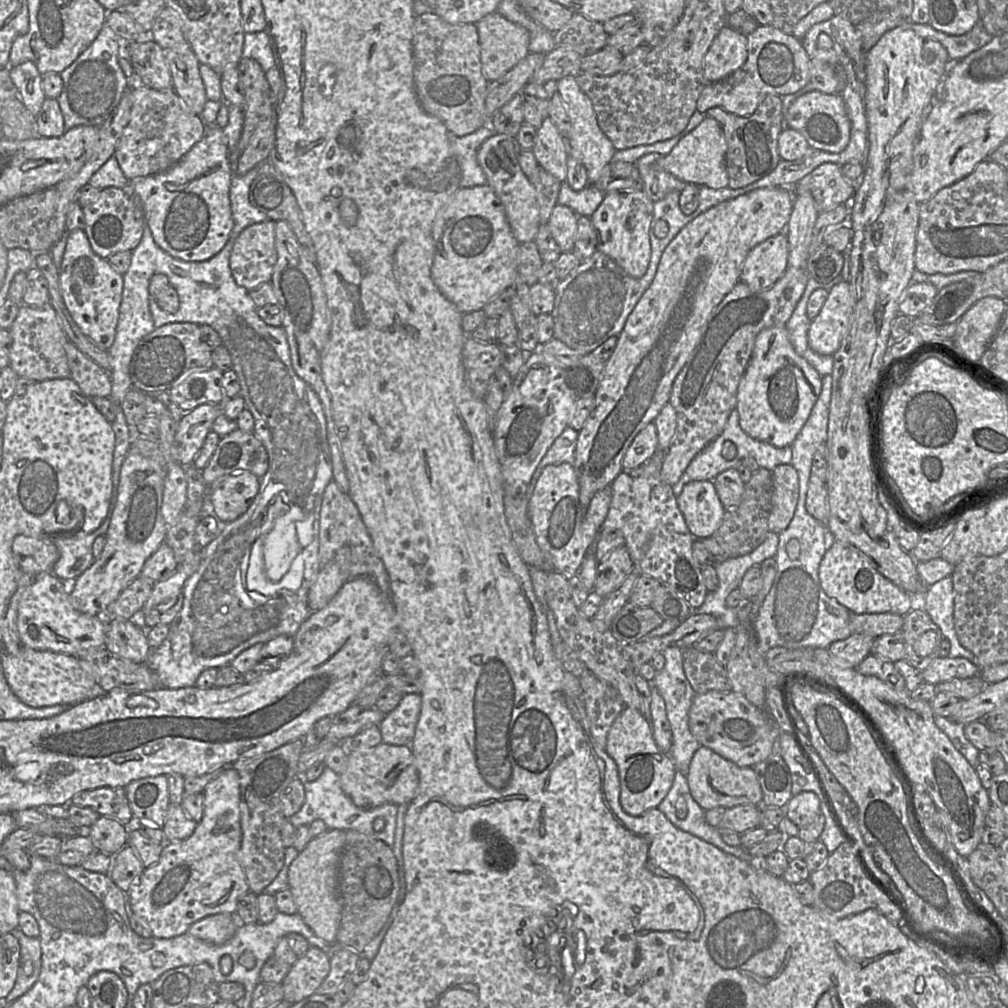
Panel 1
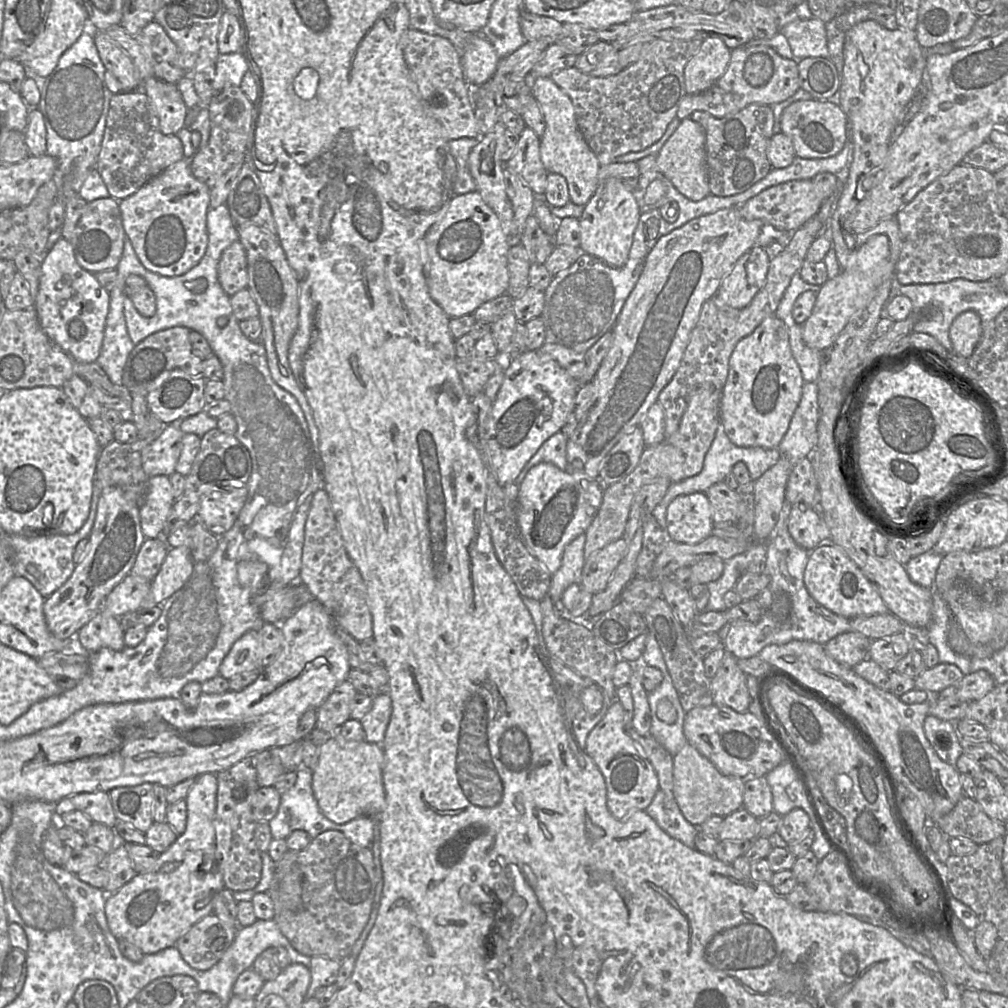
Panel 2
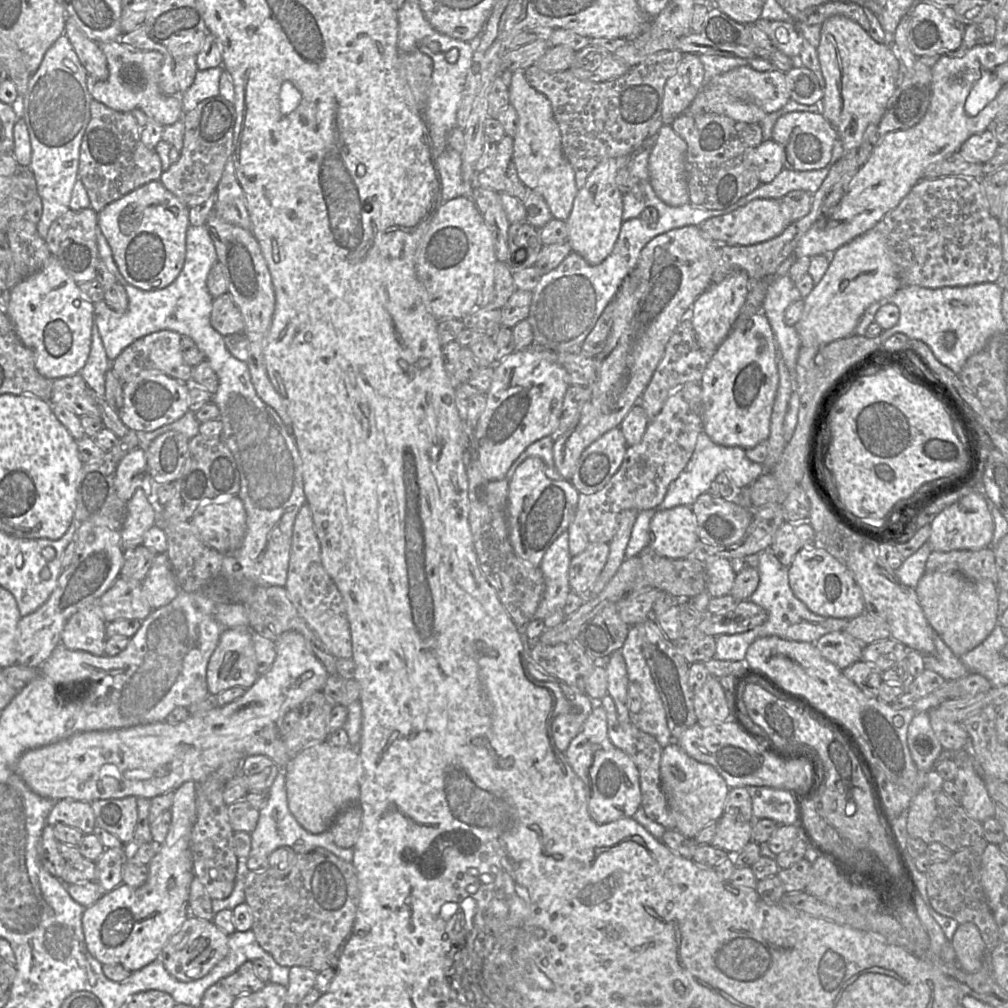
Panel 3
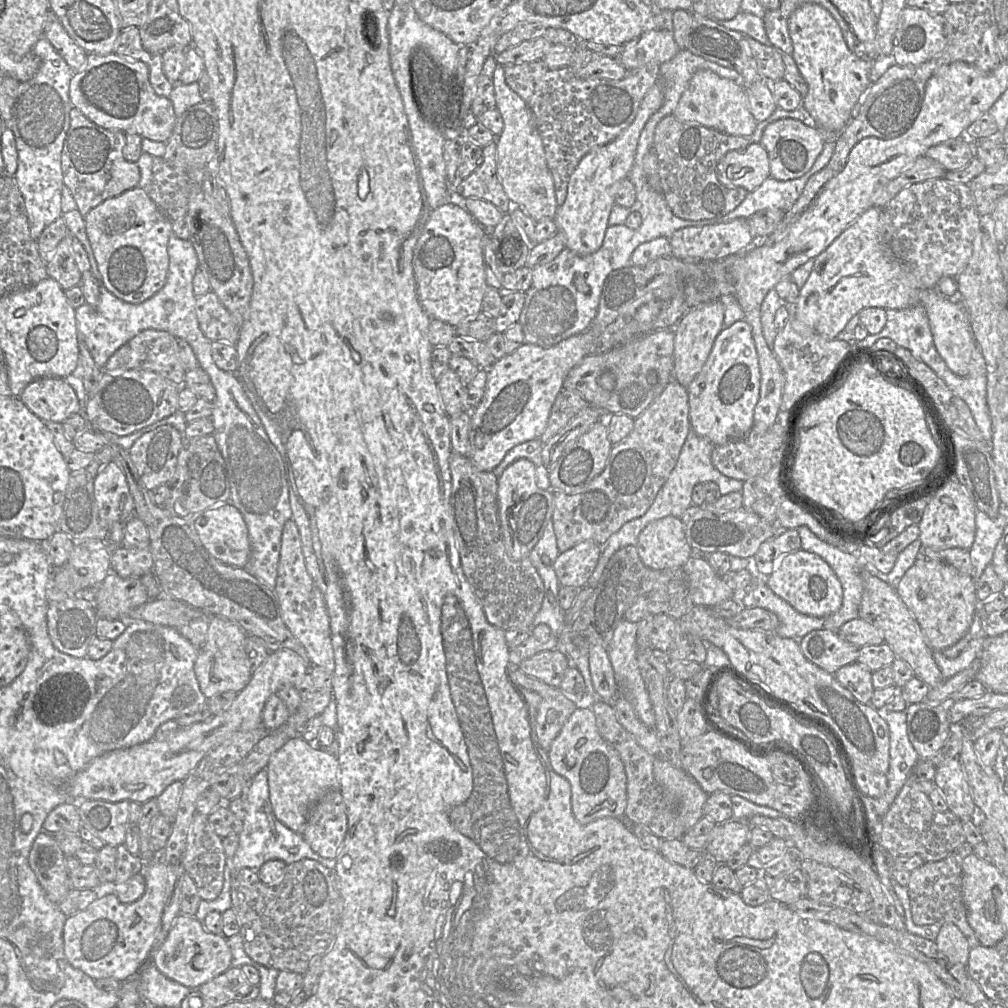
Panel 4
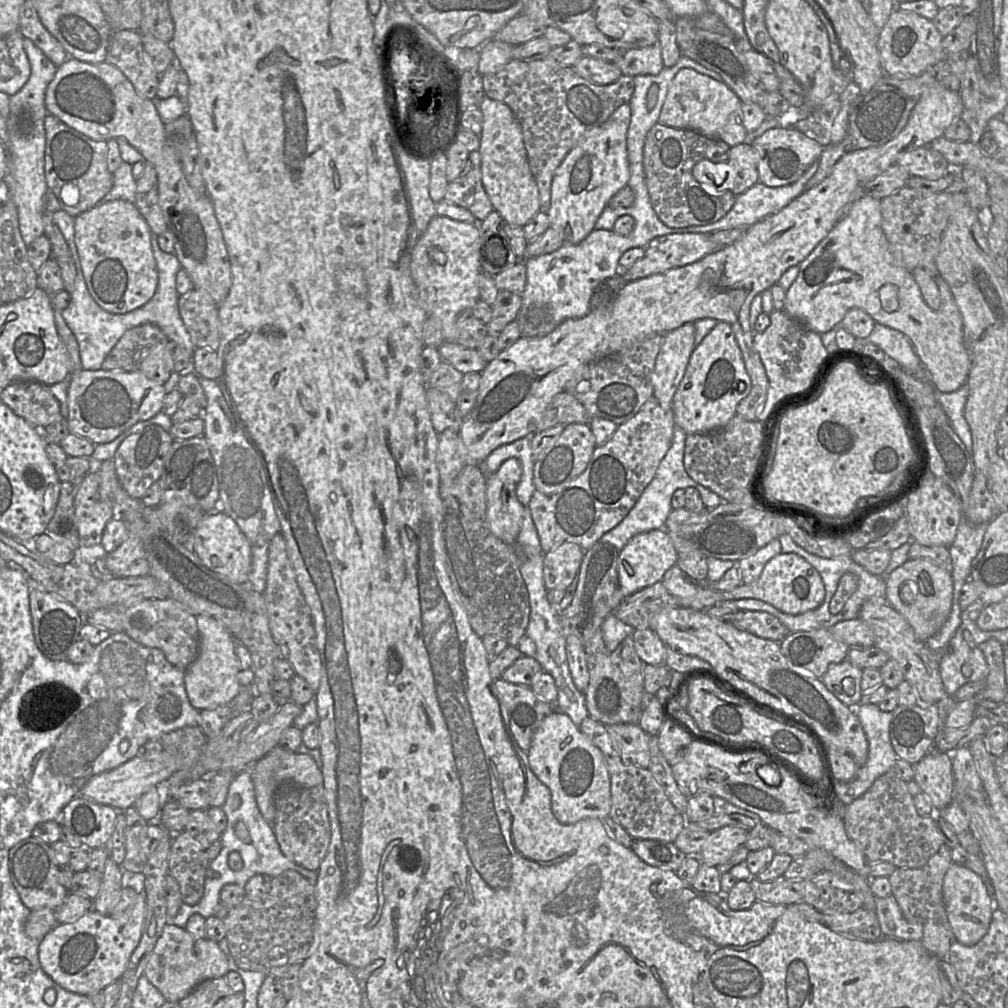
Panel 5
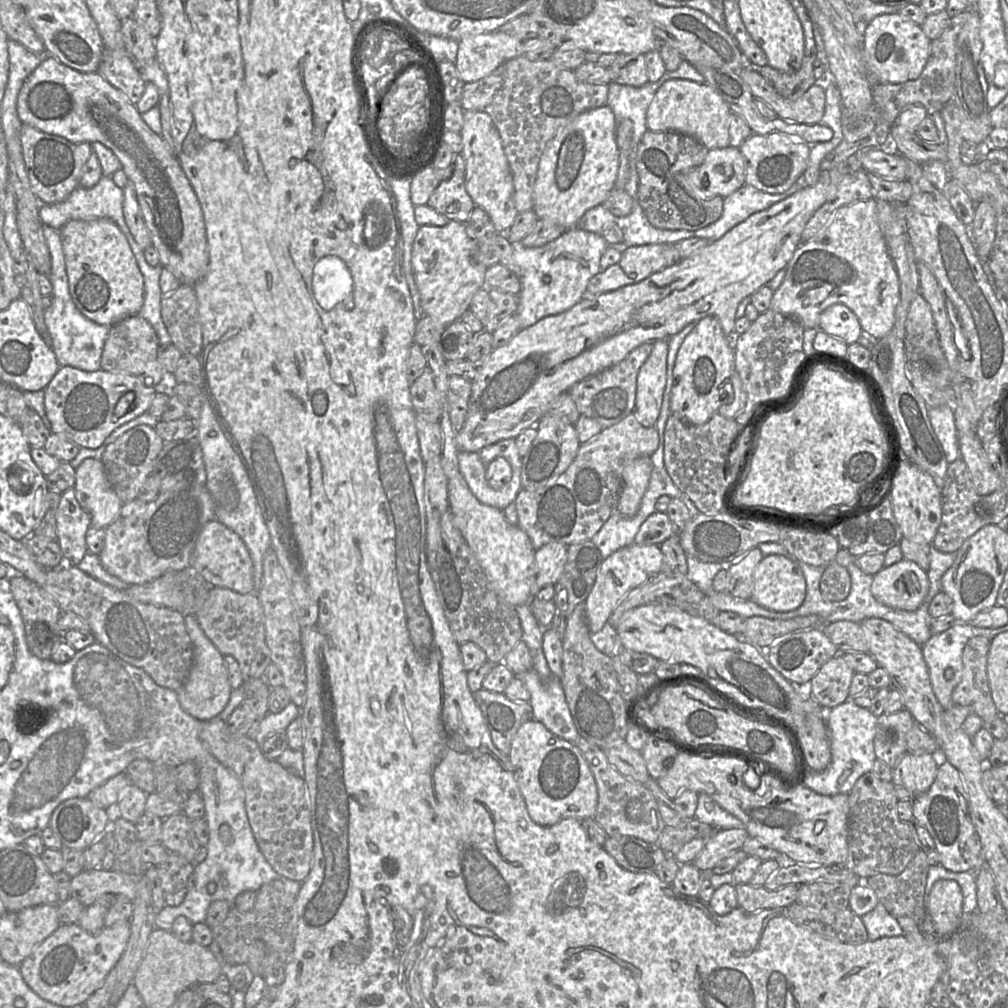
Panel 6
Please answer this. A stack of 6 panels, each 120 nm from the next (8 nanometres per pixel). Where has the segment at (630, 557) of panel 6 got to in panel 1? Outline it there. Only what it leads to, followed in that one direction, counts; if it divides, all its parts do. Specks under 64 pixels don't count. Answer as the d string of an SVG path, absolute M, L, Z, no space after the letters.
M710 480L685 485L677 496L677 505L689 531L698 539L712 536L726 512Z

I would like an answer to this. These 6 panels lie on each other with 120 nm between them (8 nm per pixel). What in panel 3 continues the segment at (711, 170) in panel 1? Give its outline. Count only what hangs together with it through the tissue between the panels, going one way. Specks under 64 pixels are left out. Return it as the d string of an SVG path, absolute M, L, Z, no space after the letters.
M666 124L660 127L656 141L649 152L650 185L659 199L674 207L689 203L685 164L686 150L686 142L674 132L670 124Z

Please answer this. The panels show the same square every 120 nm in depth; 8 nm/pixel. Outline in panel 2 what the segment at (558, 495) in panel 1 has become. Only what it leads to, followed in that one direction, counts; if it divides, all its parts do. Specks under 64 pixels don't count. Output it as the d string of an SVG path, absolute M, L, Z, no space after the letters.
M550 462L538 463L526 473L517 500L518 526L529 553L551 574L561 566L565 547L591 525L605 488L596 479L568 473Z

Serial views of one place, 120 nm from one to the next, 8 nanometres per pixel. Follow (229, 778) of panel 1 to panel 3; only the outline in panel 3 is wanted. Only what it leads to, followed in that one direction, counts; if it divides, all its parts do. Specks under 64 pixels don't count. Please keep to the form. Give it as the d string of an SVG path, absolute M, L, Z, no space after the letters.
M197 782L183 783L173 792L170 808L172 820L168 835L159 852L148 864L149 875L146 883L138 888L121 884L115 889L105 892L93 905L86 908L82 917L82 927L88 951L103 965L119 964L131 973L136 972L159 958L169 938L175 934L185 920L190 917L188 899L190 885L195 878L193 872L190 841L193 825L196 821L196 789Z

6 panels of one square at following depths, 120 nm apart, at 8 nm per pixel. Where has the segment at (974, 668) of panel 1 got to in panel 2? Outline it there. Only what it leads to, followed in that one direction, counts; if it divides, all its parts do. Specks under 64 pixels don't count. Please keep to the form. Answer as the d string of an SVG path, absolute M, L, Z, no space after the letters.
M938 663L925 669L916 679L915 688L924 690L930 695L937 695L945 688L957 683L965 675L954 664Z

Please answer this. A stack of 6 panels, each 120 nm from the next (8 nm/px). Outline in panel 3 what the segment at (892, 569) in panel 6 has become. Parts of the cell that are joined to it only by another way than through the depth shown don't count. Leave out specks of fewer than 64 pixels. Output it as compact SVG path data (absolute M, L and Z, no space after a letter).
M936 570L925 573L915 591L930 626L956 656L976 648L998 625L999 590L992 580L970 579L959 572Z

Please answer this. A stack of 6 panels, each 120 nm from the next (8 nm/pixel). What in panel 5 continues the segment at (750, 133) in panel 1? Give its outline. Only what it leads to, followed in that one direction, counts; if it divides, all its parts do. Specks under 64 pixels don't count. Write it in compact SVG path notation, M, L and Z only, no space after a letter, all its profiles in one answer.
M661 123L650 129L644 143L643 166L652 207L665 225L671 228L707 225L720 220L731 210L736 194L717 191L700 183L692 175L696 164L723 155L730 148L721 140L688 129L677 129Z

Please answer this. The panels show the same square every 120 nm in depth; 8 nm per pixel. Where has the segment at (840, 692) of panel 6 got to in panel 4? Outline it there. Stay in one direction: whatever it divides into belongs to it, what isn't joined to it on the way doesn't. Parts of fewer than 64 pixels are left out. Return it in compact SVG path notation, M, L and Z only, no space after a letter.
M857 662L838 669L835 679L860 702L869 704L875 688L872 684L872 671Z

